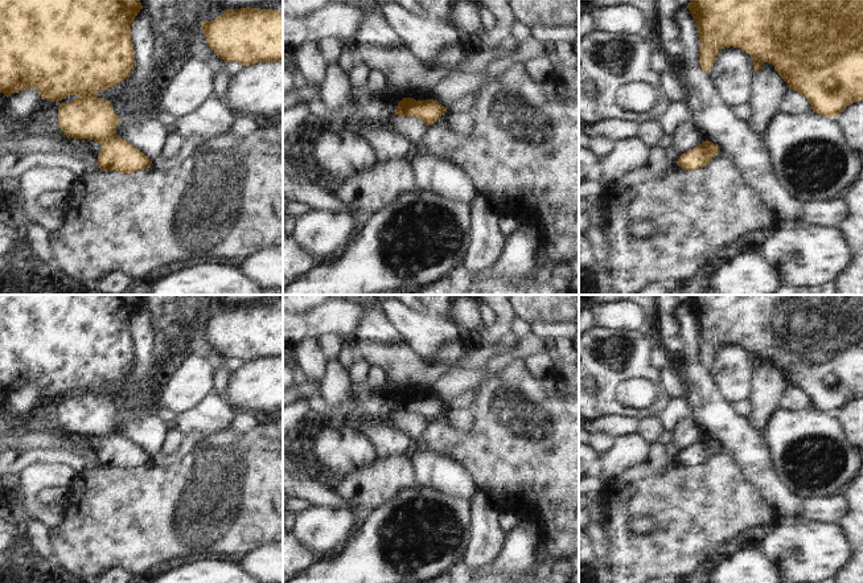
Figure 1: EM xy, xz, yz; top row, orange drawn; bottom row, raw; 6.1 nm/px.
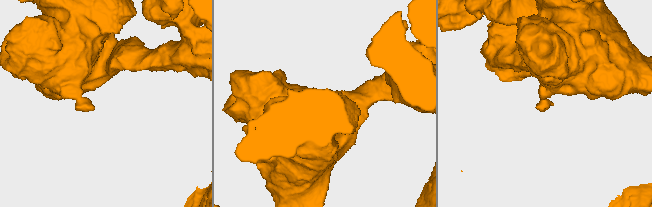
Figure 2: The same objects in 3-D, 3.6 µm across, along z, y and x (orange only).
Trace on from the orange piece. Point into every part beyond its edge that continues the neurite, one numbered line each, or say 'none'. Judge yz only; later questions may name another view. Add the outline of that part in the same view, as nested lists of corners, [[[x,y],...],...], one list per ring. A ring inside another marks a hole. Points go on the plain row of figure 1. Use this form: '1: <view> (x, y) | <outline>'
none

